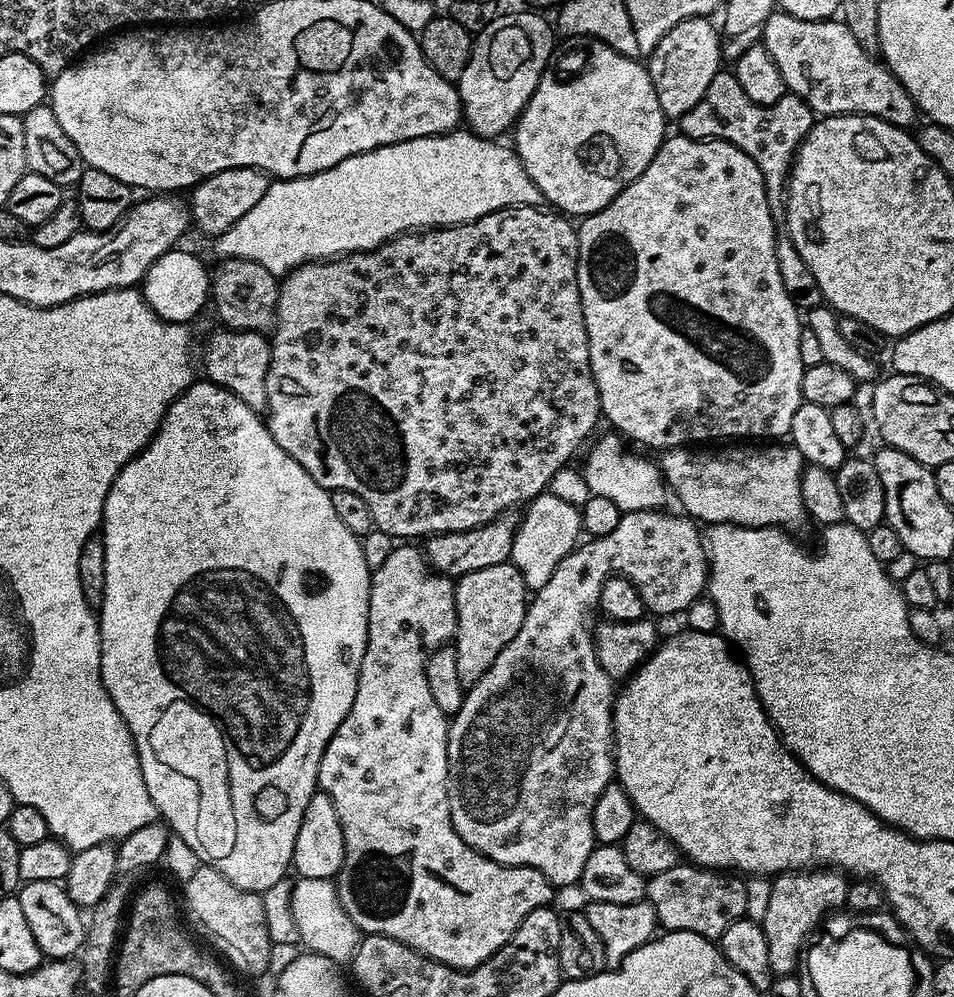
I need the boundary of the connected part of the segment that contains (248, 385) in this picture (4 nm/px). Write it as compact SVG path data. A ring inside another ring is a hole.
M220 330L204 344L203 375L212 383L230 390L246 406L260 414L268 407L266 402L266 374L270 370L272 346L267 335L258 332Z

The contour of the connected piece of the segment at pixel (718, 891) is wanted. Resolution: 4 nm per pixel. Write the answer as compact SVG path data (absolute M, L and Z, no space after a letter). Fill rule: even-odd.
M677 862L670 870L647 877L646 899L654 906L661 929L693 932L713 942L726 934L726 926L746 916L746 883L739 875L701 868L691 862Z

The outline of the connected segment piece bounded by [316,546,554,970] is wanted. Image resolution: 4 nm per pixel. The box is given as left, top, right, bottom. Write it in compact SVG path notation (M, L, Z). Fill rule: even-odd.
M400 546L393 547L390 558L386 558L382 566L371 569L371 574L368 641L366 650L362 654L362 666L358 674L354 702L346 718L342 718L338 730L334 730L322 754L316 779L319 791L326 793L330 802L334 802L334 810L342 826L344 861L340 871L334 877L336 893L342 902L342 910L350 914L350 918L361 933L394 938L410 946L415 952L421 952L423 956L428 956L431 960L436 960L439 964L445 964L451 968L461 970L476 968L482 962L486 962L486 958L493 956L499 948L506 946L506 942L516 933L518 926L526 918L526 914L539 908L547 908L553 903L554 885L546 878L546 874L533 868L510 868L486 858L478 850L466 846L466 842L462 842L458 830L454 830L452 825L450 802L448 801L448 725L450 720L442 710L438 710L434 697L430 695L430 686L426 682L426 662L431 652L449 643L456 635L456 603L454 602L456 585L453 577L437 572L428 563L419 547L400 548Z

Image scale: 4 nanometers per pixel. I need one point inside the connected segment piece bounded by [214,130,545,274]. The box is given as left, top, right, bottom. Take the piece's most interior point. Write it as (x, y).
(368, 199)

